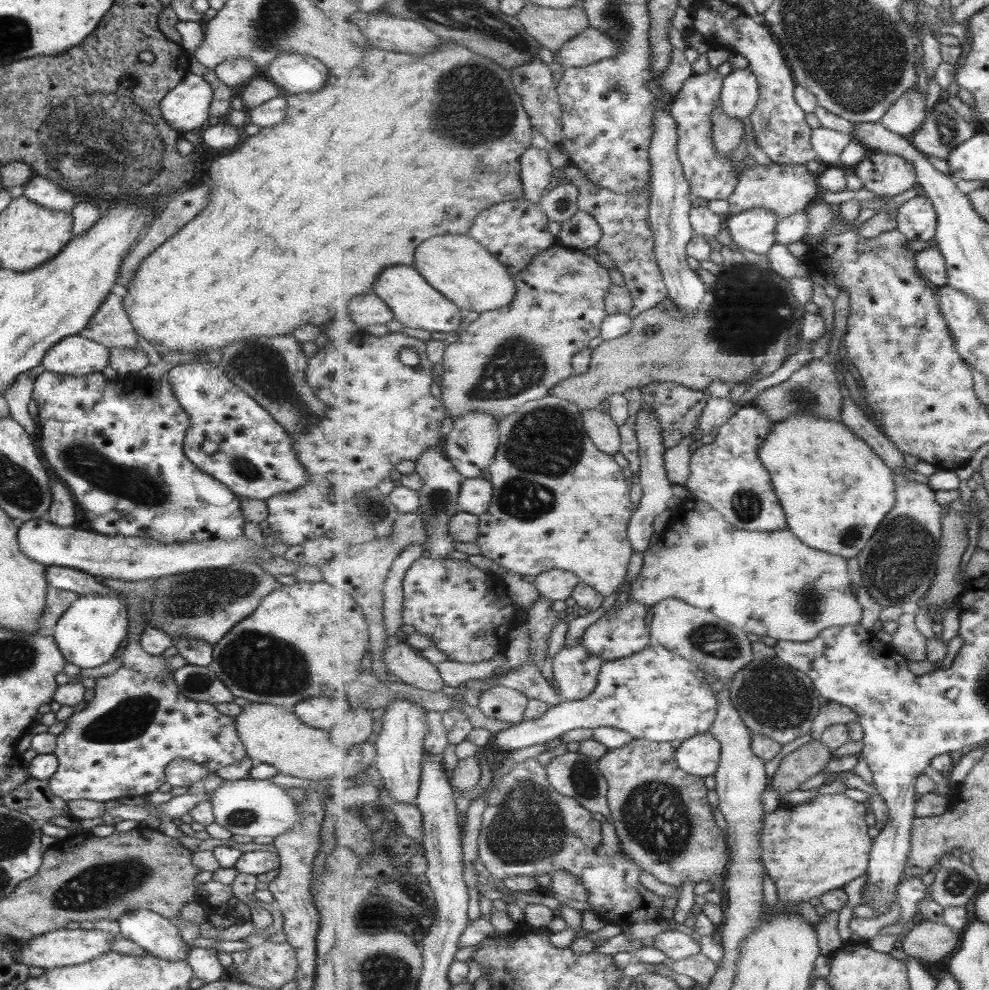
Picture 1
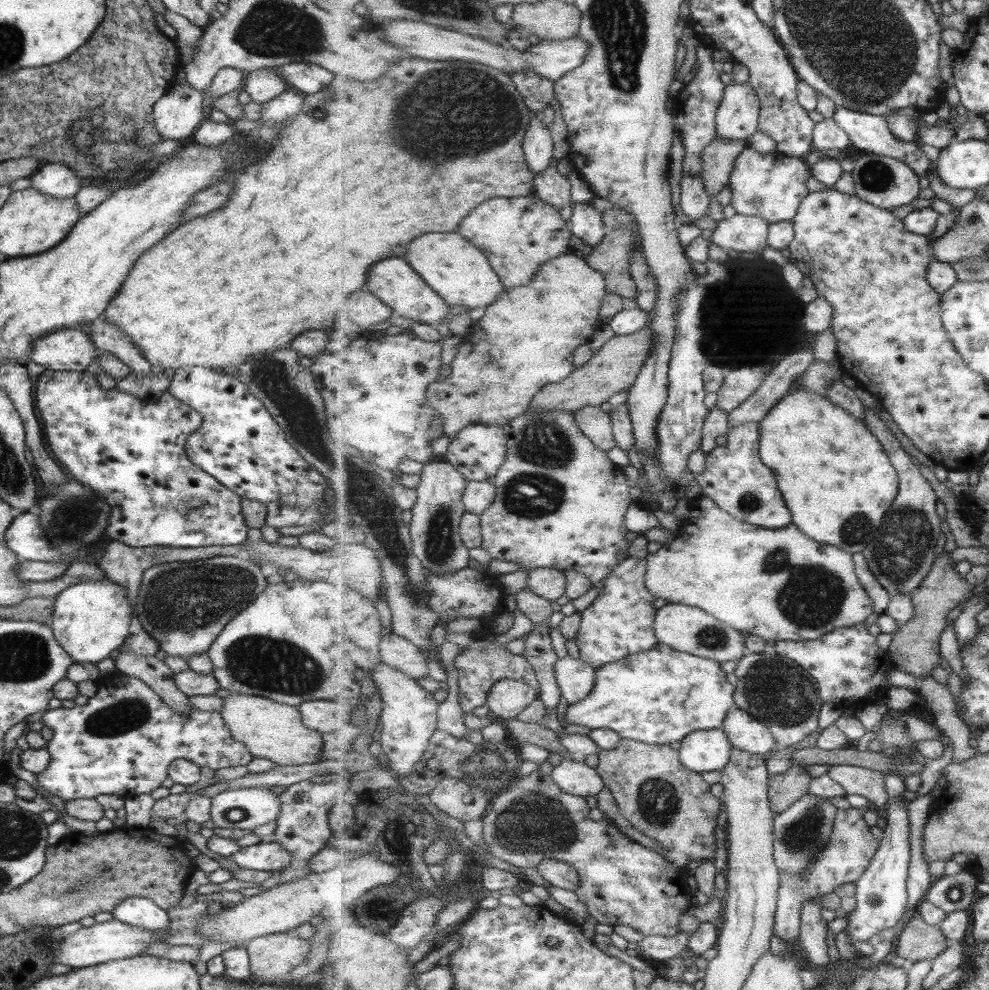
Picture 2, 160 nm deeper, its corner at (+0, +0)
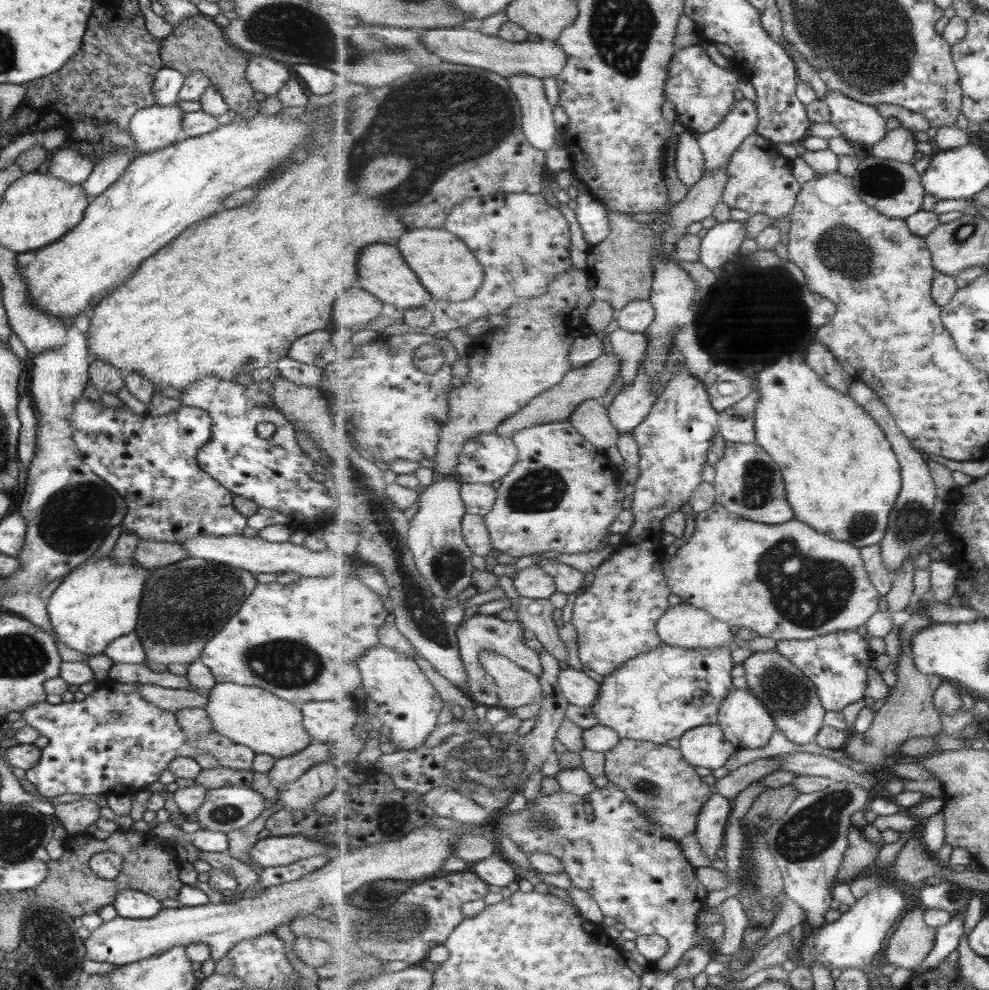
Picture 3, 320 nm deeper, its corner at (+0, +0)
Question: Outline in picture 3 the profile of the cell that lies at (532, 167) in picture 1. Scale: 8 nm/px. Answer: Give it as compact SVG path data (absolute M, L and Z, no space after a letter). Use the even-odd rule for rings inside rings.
M529 74L513 76L508 80L522 106L523 130L527 140L531 146L547 154L551 148L556 147L558 130L554 119L554 106L547 100L543 80Z

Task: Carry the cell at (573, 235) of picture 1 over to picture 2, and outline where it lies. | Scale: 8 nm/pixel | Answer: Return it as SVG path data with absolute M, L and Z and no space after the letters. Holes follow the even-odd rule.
M590 202L573 204L568 220L571 235L581 239L584 244L594 248L603 242L607 233L604 216Z

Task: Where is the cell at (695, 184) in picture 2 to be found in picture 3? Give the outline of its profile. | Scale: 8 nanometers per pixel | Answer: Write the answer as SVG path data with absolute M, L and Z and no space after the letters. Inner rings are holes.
M685 130L676 147L675 168L678 178L689 190L696 185L706 172L705 156L699 145L698 136Z

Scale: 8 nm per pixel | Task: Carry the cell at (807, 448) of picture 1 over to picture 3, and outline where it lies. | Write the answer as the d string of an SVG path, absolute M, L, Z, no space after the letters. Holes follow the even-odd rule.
M783 356L775 366L765 368L763 372L755 374L754 378L755 388L760 392L760 399L755 410L756 442L774 458L783 472L783 478L787 478L787 492L791 498L789 502L790 506L795 508L796 519L809 522L809 526L819 530L821 534L827 534L843 542L850 542L851 546L861 550L867 546L880 544L887 533L891 512L902 493L902 466L882 427L869 416L870 412L861 408L857 401L853 400L851 395L841 394L829 386L801 356Z

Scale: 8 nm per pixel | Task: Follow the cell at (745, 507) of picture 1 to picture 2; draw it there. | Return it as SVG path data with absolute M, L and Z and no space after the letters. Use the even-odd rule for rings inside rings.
M746 422L739 426L731 426L727 434L727 442L725 445L715 447L709 454L705 455L705 470L696 477L697 484L701 487L704 496L709 496L721 508L733 516L733 518L747 522L749 524L757 524L757 526L765 526L765 529L779 529L787 527L791 520L791 512L785 506L785 500L781 496L779 490L779 482L775 478L775 472L769 468L760 455L760 423Z

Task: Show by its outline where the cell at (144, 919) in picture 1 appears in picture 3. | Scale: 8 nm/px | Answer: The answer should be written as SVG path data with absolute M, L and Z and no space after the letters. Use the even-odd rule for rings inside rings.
M123 889L113 899L113 908L121 918L142 919L155 916L161 908L160 901L144 892Z

